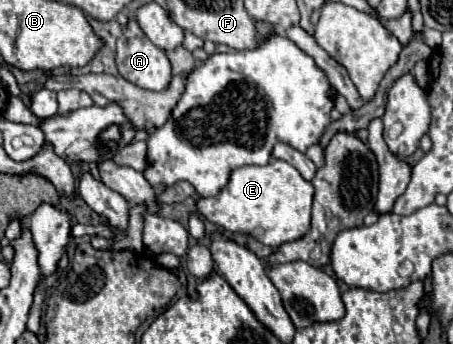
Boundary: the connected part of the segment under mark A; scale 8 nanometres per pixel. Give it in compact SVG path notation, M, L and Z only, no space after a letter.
M134 18L118 38L116 68L122 78L146 90L164 90L172 78L164 50L146 38Z

